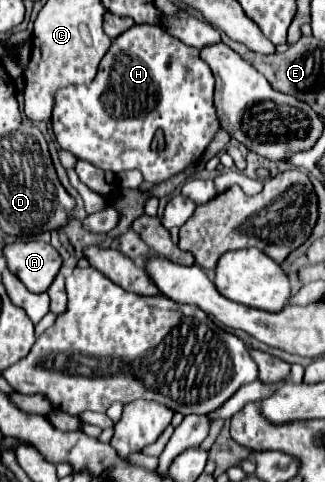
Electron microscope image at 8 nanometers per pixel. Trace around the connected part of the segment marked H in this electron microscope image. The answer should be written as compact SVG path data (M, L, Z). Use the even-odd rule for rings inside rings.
M134 24L112 40L100 62L98 74L90 84L58 90L52 112L52 130L62 150L72 152L78 160L112 172L138 168L146 182L160 184L198 162L220 130L214 108L214 74L196 48L186 46L156 24ZM158 130L164 132L166 144L162 150L152 150L152 138Z

